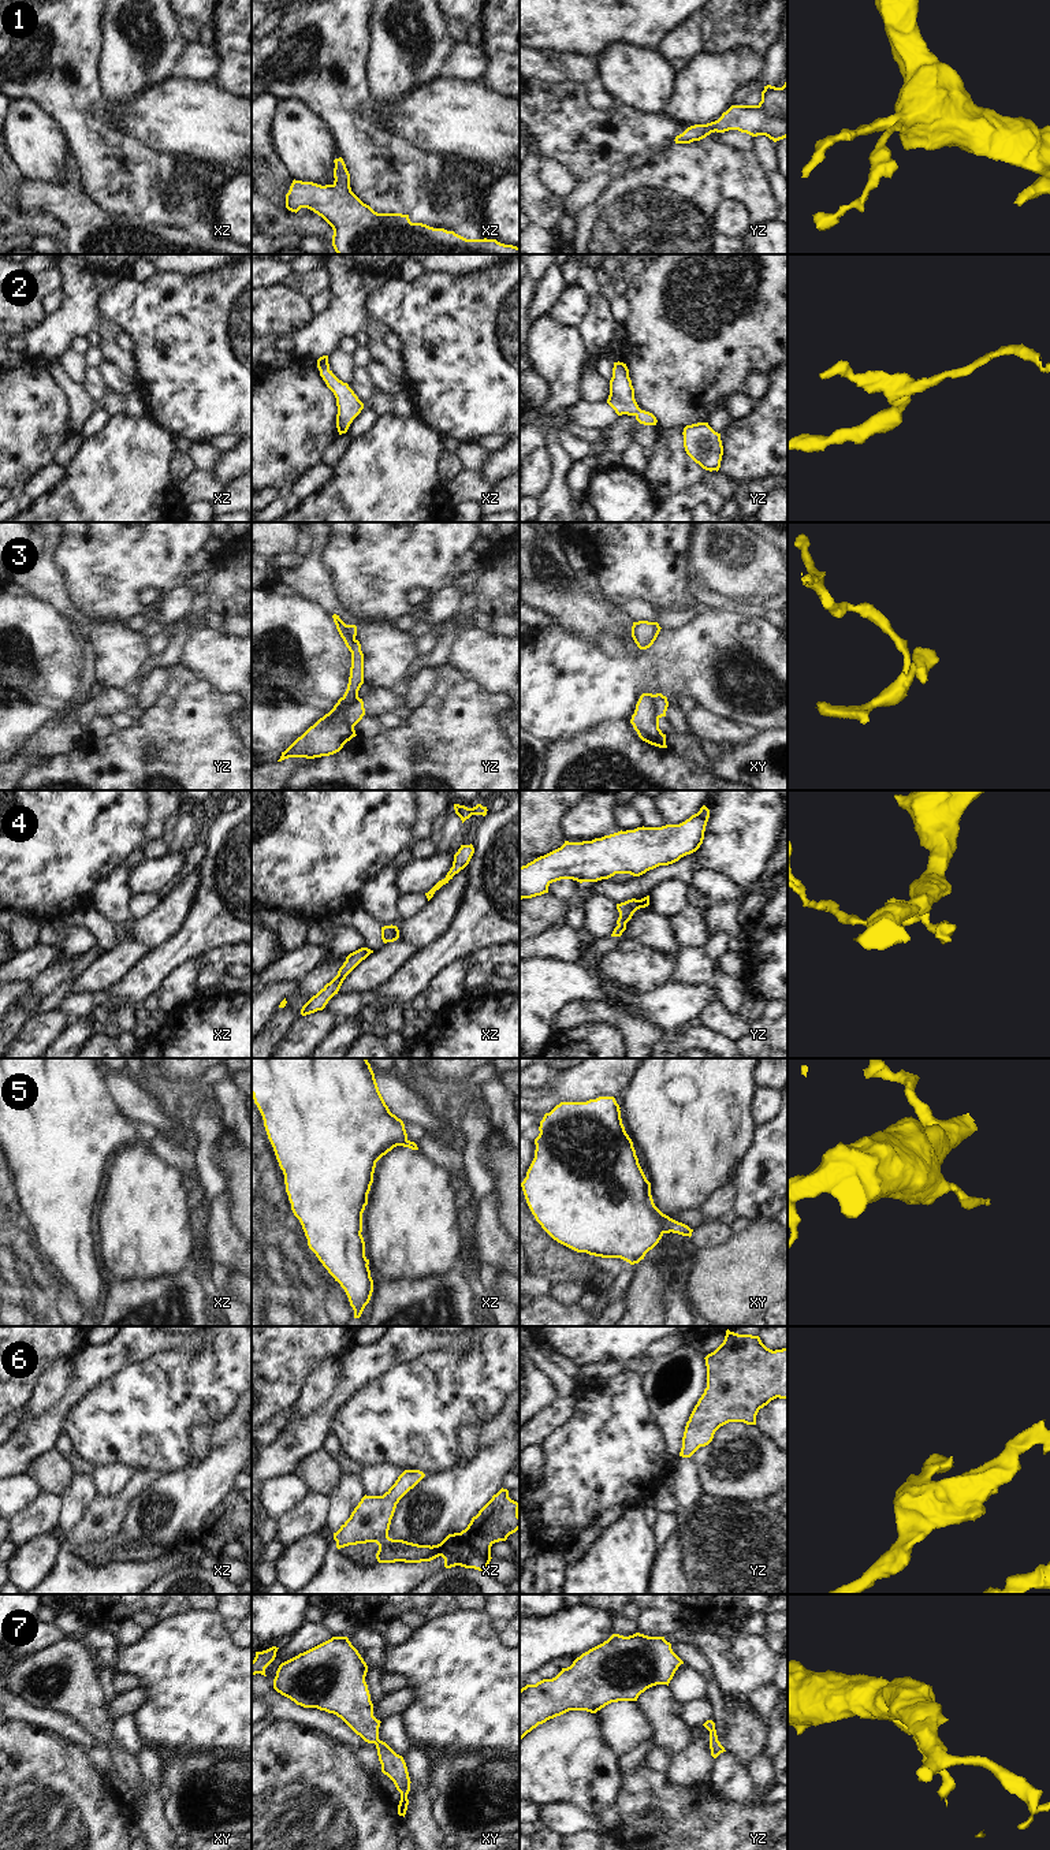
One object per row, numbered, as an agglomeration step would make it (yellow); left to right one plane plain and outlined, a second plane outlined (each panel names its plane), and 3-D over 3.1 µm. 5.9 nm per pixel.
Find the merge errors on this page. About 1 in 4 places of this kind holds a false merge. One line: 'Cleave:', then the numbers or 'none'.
Cleave: 3

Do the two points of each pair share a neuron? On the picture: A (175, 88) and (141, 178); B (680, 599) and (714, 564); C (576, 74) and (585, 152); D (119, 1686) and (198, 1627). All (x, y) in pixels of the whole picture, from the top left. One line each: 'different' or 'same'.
A: different
B: different
C: different
D: different

